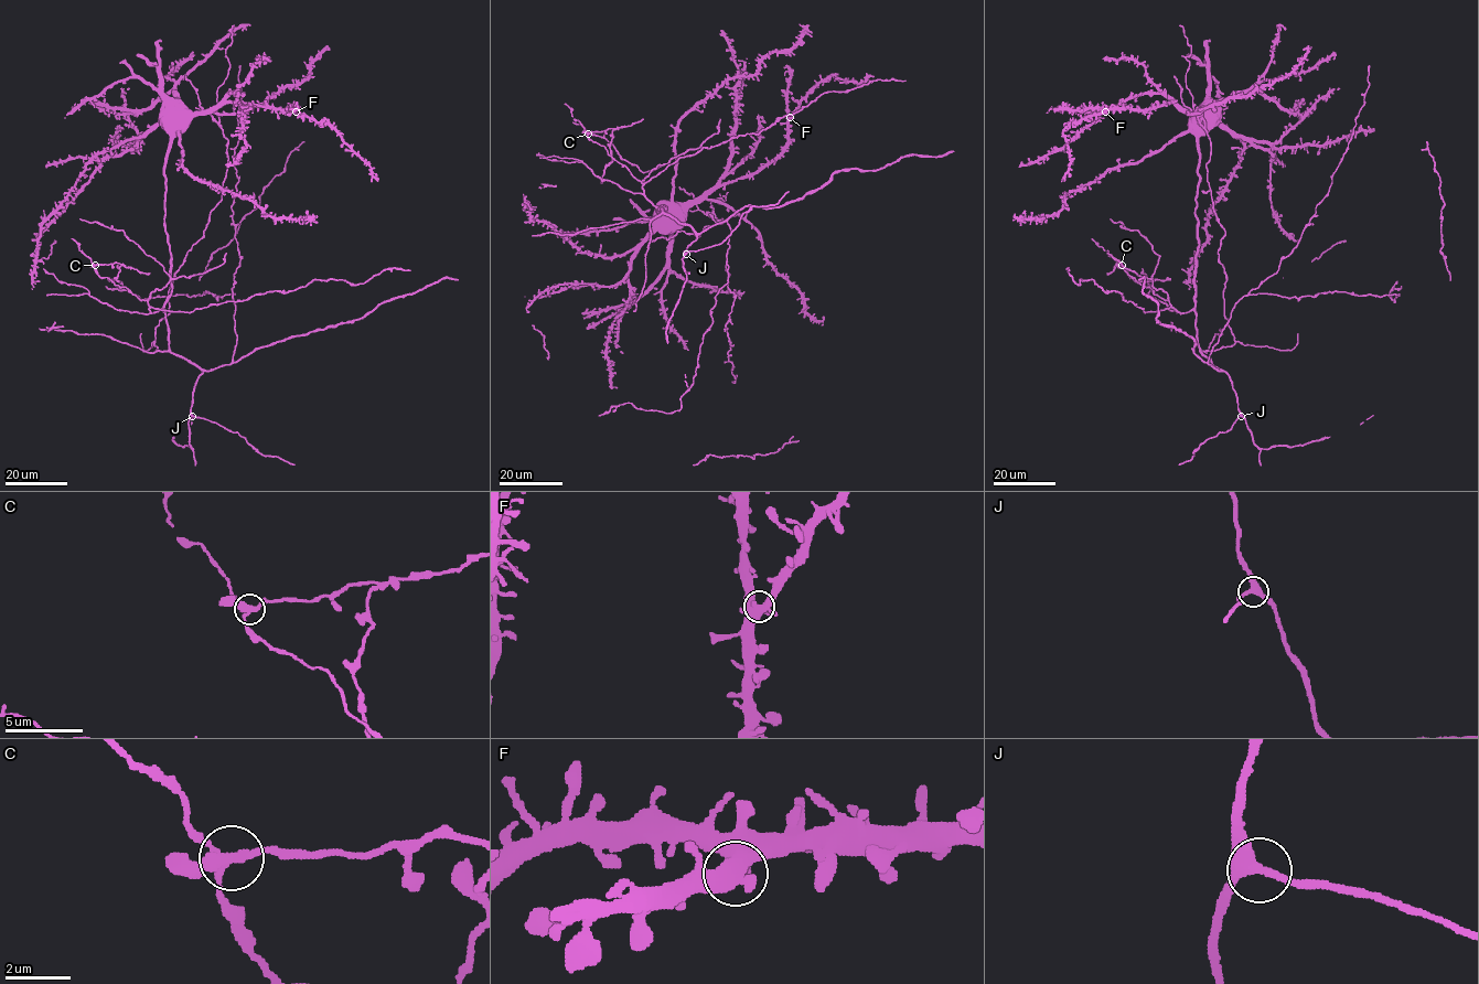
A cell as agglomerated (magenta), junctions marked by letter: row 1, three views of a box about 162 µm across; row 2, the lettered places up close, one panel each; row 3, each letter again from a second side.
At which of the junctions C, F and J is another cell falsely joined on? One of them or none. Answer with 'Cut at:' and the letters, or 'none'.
Cut at: C

